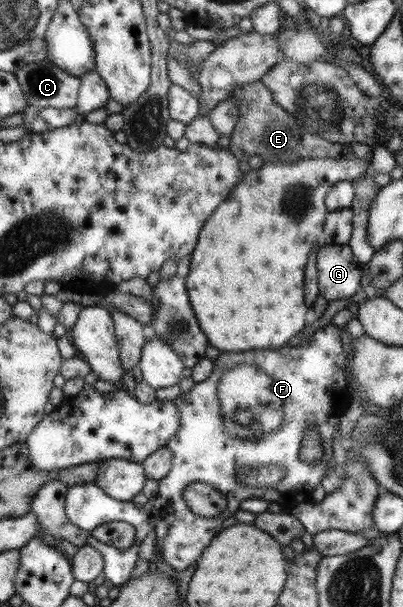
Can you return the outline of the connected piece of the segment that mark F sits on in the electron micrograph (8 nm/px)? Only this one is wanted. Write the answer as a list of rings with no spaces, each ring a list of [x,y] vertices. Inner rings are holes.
[[[328,324],[313,333],[303,346],[289,345],[272,350],[253,350],[229,353],[229,363],[236,365],[229,369],[227,355],[219,352],[212,361],[212,372],[205,381],[194,382],[195,385],[187,393],[182,393],[173,402],[180,415],[180,428],[165,445],[172,453],[172,466],[165,478],[158,481],[157,493],[146,503],[136,506],[129,501],[117,501],[105,495],[94,482],[70,486],[66,491],[65,514],[66,518],[79,529],[89,533],[97,525],[107,522],[123,522],[134,527],[135,541],[127,549],[111,548],[107,543],[100,543],[93,538],[87,544],[96,549],[104,561],[103,577],[109,586],[122,586],[129,580],[129,575],[137,561],[138,547],[143,538],[153,531],[155,533],[154,549],[163,563],[172,567],[178,573],[191,567],[209,541],[218,535],[225,515],[233,515],[239,511],[239,503],[245,499],[260,498],[267,503],[277,503],[282,511],[293,512],[301,509],[304,504],[310,503],[311,491],[320,483],[327,471],[327,462],[332,458],[331,443],[339,416],[345,405],[353,397],[346,386],[347,379],[342,370],[344,364],[344,349],[341,342],[341,330]],[[307,428],[315,428],[322,445],[322,458],[318,463],[303,463],[299,459],[302,433]],[[276,465],[282,469],[282,476],[276,486],[270,488],[256,488],[242,484],[237,478],[240,469],[256,469],[256,467],[271,467]],[[190,481],[200,481],[214,487],[226,499],[227,507],[217,516],[205,519],[191,513],[182,498],[183,488]]]

